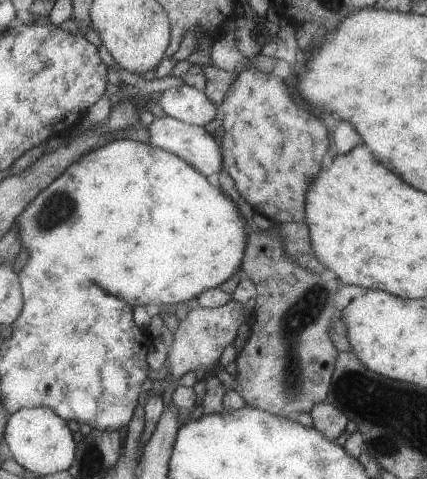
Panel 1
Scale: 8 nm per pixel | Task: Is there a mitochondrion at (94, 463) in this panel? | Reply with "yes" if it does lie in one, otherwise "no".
yes

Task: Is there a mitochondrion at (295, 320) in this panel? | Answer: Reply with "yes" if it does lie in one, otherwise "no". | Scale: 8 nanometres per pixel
yes

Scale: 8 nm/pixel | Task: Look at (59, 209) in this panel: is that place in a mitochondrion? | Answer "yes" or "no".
yes

